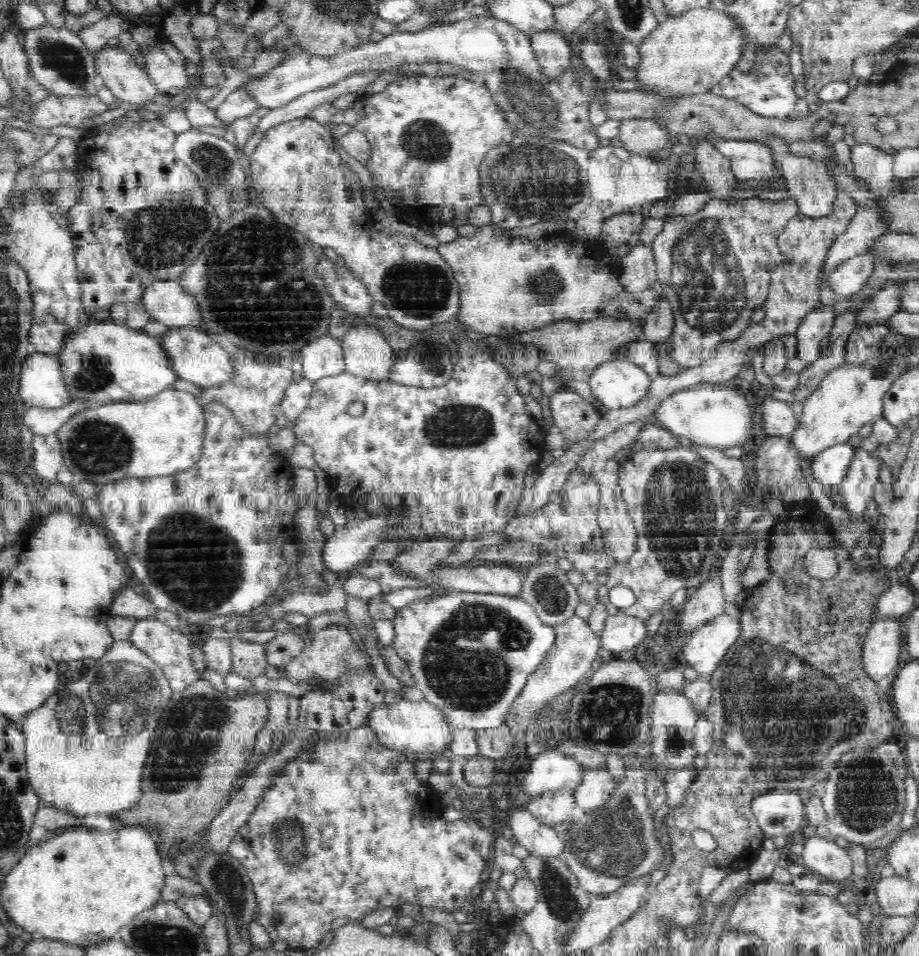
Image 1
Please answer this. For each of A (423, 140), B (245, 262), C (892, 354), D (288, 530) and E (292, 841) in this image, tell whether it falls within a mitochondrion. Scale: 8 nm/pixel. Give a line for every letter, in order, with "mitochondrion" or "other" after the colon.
A: mitochondrion
B: mitochondrion
C: mitochondrion
D: other
E: mitochondrion

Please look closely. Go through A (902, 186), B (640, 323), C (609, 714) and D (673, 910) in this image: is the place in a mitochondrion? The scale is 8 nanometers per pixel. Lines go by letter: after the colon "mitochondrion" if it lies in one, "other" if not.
A: other
B: other
C: mitochondrion
D: other

